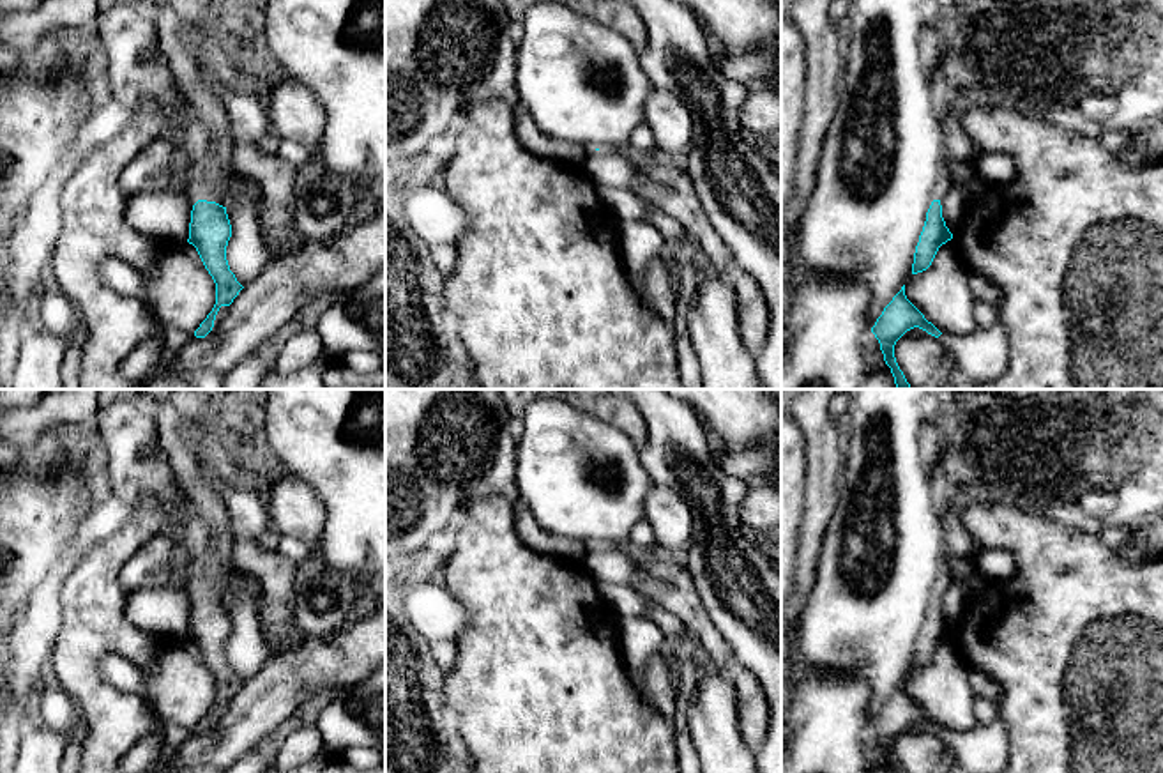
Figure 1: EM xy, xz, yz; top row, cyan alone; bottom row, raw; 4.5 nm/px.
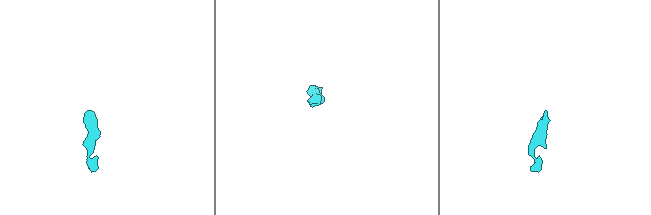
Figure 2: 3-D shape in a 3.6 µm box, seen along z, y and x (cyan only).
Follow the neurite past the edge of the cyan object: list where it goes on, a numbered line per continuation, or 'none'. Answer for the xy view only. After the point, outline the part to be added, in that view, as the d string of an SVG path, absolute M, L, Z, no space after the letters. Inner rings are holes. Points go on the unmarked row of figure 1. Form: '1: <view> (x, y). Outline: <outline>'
1: xy (197, 584). Outline: M196 578L196 580L191 582L189 591L187 591L191 601L194 601L200 596L198 593L200 593L201 587L209 587L209 589L214 589L214 591L217 589L216 585L205 582L201 578Z

